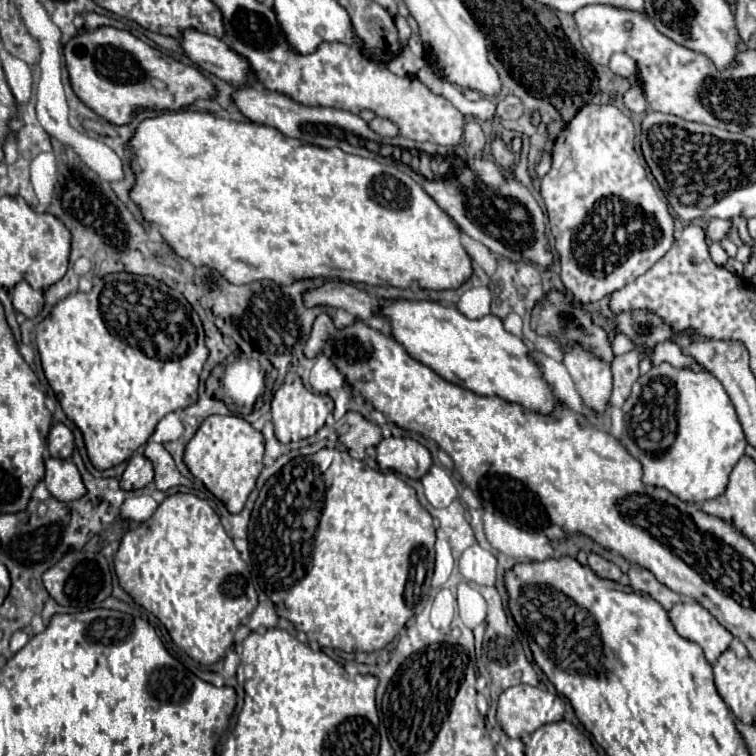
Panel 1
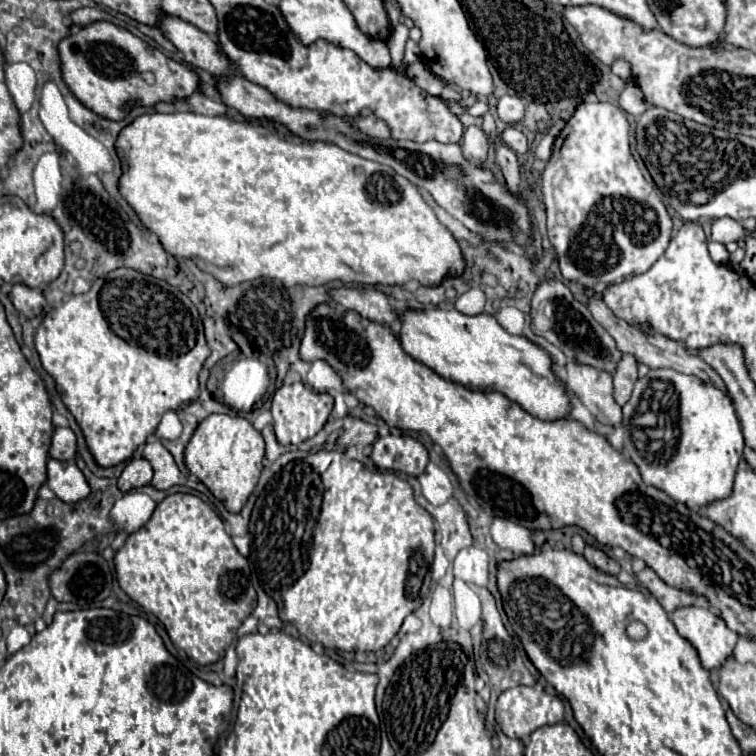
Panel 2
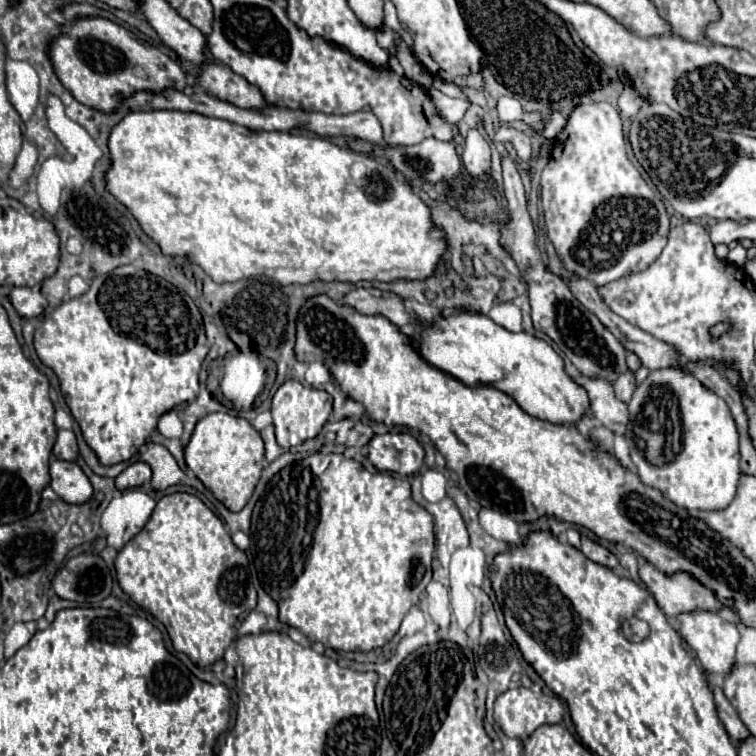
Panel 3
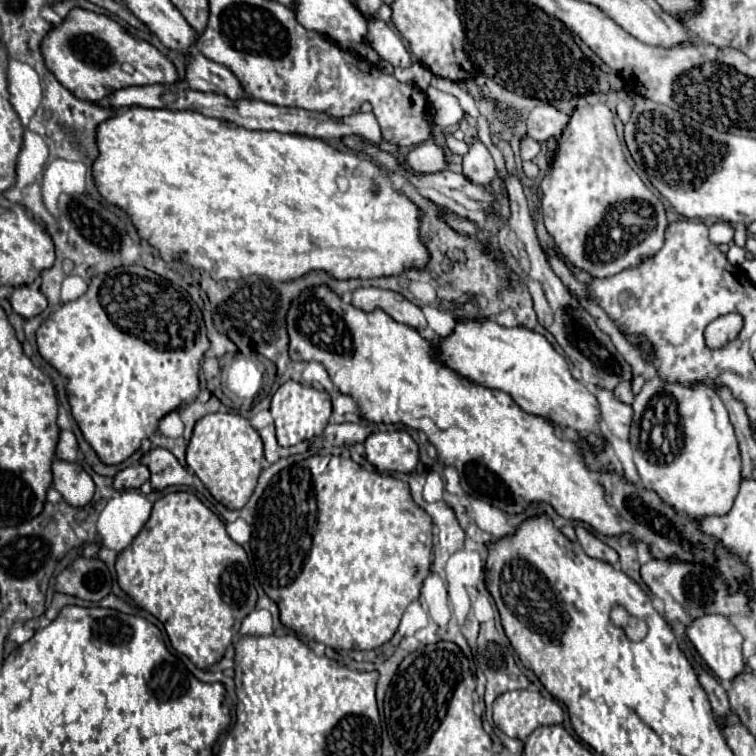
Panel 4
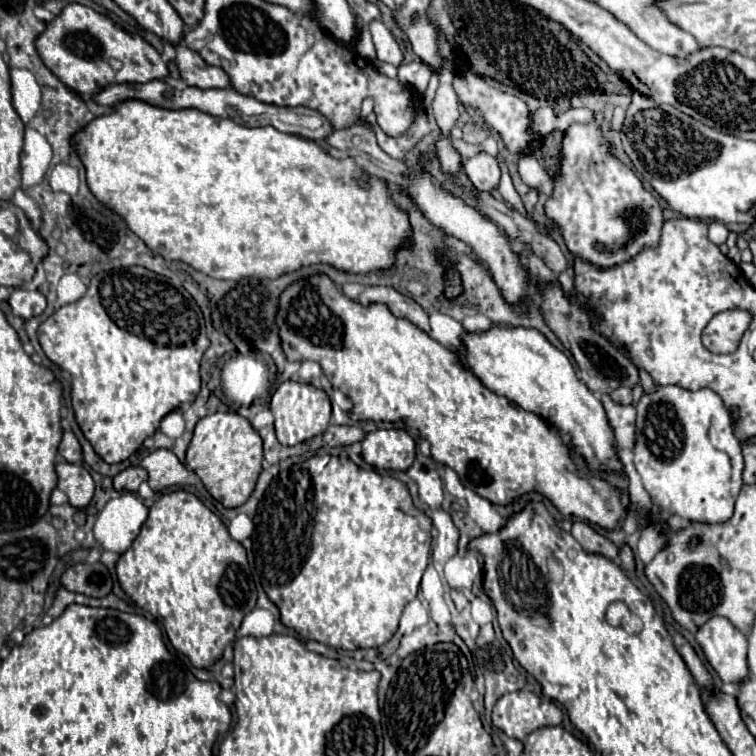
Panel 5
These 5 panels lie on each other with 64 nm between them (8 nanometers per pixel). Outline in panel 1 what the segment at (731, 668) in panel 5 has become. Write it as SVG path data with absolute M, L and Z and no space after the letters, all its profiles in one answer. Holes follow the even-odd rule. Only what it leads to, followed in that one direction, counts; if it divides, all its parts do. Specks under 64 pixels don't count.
M682 600L674 604L672 610L668 610L668 618L682 638L702 646L710 664L714 664L720 652L732 642L732 634L698 602Z

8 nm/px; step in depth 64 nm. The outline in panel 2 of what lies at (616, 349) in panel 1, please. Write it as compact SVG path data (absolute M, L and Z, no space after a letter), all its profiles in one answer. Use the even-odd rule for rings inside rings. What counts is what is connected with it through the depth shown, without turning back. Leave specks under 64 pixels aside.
M586 292L586 296L590 298L590 302L588 302L588 310L592 312L594 320L600 322L600 324L608 330L608 334L616 340L616 346L618 346L620 352L624 352L624 354L626 354L626 352L628 352L628 354L634 354L636 360L642 362L642 364L646 364L648 368L674 368L674 370L684 372L684 374L694 374L694 376L702 378L704 382L716 384L720 390L726 390L722 378L720 378L720 376L718 376L708 364L704 364L704 360L702 360L696 352L688 350L688 348L684 346L684 342L680 342L680 340L672 340L672 338L666 338L666 336L662 336L662 334L644 336L642 332L636 332L636 328L630 326L628 322L616 318L616 316L610 312L610 308L602 302L602 298L594 296L594 292Z

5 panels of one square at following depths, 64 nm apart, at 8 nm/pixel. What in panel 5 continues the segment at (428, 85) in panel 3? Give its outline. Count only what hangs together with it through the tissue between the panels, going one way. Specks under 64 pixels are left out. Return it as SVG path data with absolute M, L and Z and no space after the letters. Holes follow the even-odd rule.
M372 20L370 22L370 34L372 34L374 46L378 52L378 60L398 66L402 50L400 50L398 40L394 38L394 34L386 28L386 24L382 20Z

